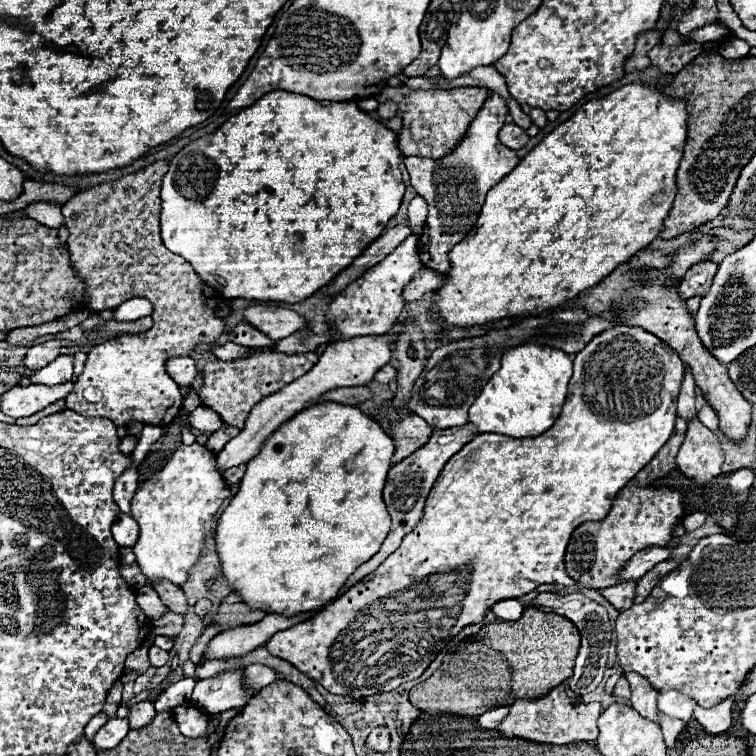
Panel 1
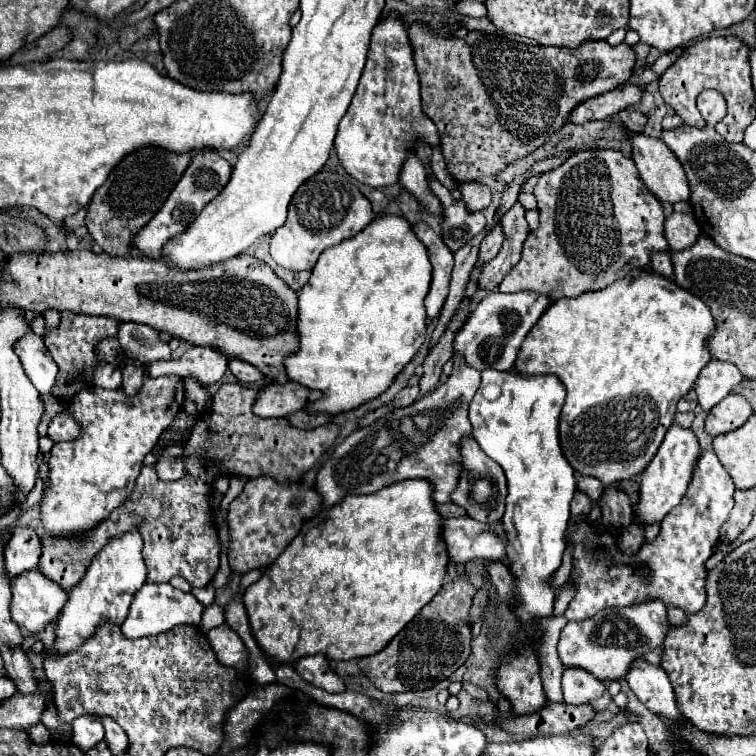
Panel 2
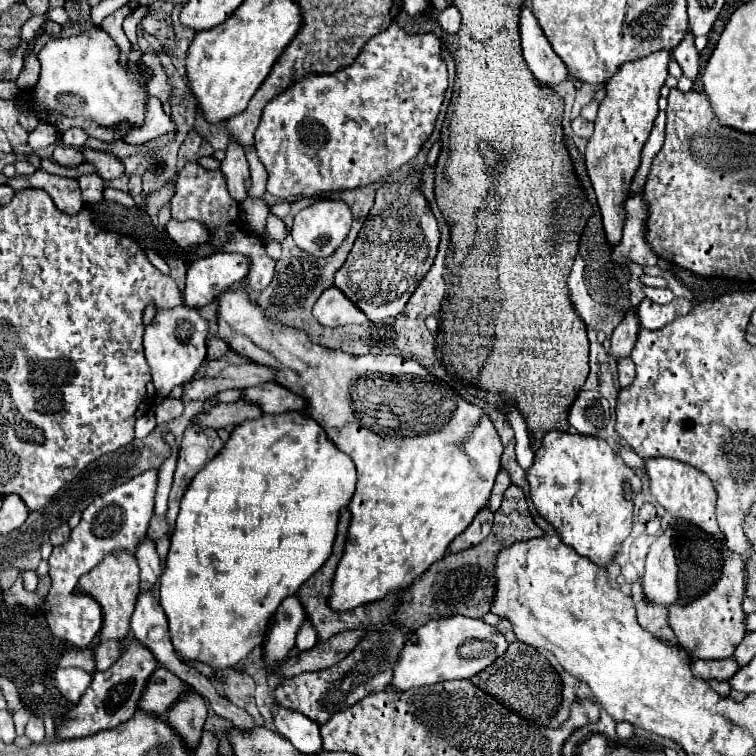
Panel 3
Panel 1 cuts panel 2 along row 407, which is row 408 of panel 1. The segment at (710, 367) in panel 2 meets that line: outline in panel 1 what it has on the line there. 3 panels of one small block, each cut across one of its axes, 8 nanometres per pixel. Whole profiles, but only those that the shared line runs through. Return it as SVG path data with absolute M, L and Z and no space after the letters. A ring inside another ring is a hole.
M704 404L702 406L702 410L698 412L698 420L706 426L706 428L710 428L710 430L718 430L718 414L716 414L716 410L710 406L710 404Z

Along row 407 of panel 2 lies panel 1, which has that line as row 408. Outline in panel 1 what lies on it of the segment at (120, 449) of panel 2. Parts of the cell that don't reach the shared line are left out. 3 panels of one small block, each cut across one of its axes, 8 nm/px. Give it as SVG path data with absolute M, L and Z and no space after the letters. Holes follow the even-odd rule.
M158 160L136 174L128 174L120 180L106 182L86 192L80 192L62 206L64 226L70 232L68 250L70 250L72 270L82 278L82 282L88 284L84 292L86 306L90 310L114 310L124 302L124 298L148 298L154 306L152 330L144 334L124 334L118 338L106 340L88 352L84 372L80 374L80 378L74 384L74 390L66 398L66 406L70 410L82 416L110 418L118 426L126 426L132 420L144 422L144 424L156 424L156 426L168 426L170 422L174 422L182 410L184 396L180 394L178 384L168 376L166 362L174 356L190 356L194 348L200 344L216 342L226 328L222 318L216 316L218 296L220 296L216 288L204 284L194 270L188 270L186 260L182 260L180 256L174 256L162 244L160 184L166 172L168 172L168 160ZM88 386L102 390L100 402L86 402L82 392Z

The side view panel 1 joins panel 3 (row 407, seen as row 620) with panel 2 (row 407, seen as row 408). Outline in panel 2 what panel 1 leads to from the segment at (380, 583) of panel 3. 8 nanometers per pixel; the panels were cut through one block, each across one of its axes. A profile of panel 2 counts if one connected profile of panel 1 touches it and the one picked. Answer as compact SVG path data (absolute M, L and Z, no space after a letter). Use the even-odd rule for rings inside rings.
M632 270L626 278L614 282L612 286L608 286L604 290L586 292L586 296L562 298L562 300L554 302L542 314L542 318L538 320L538 324L528 332L528 336L522 342L522 348L518 352L518 358L514 362L514 368L522 376L542 376L542 374L554 374L554 376L558 376L558 380L566 388L566 402L562 406L560 426L558 426L562 454L564 454L564 458L568 460L568 464L578 474L598 478L602 482L602 486L608 488L612 482L618 482L618 480L624 480L624 478L636 478L638 474L642 474L642 470L650 464L650 460L658 452L658 448L660 448L660 444L664 440L664 434L666 434L666 430L670 428L670 424L674 420L678 400L694 386L694 380L698 378L698 372L704 368L704 364L710 362L710 352L706 348L706 340L708 340L708 336L710 336L712 330L714 330L714 318L710 316L710 310L706 308L706 304L702 304L702 300L698 300L698 296L686 292L684 288L678 288L672 280L668 280L664 276L658 276L654 272Z

